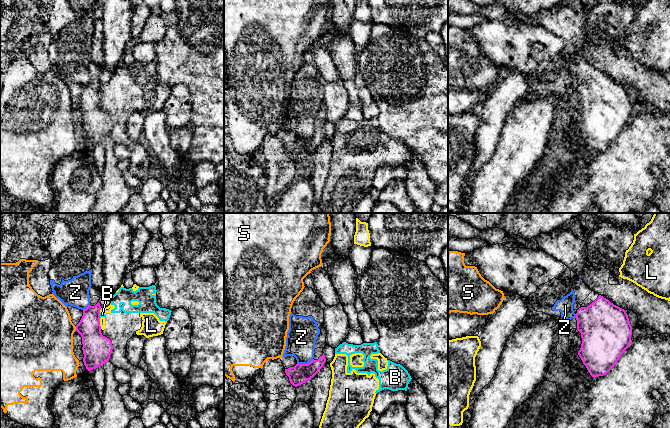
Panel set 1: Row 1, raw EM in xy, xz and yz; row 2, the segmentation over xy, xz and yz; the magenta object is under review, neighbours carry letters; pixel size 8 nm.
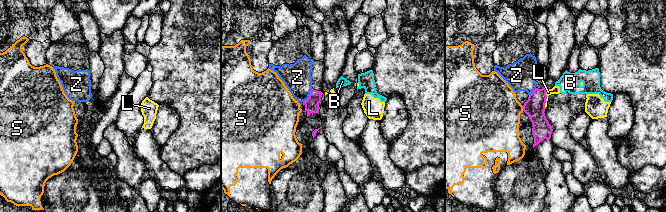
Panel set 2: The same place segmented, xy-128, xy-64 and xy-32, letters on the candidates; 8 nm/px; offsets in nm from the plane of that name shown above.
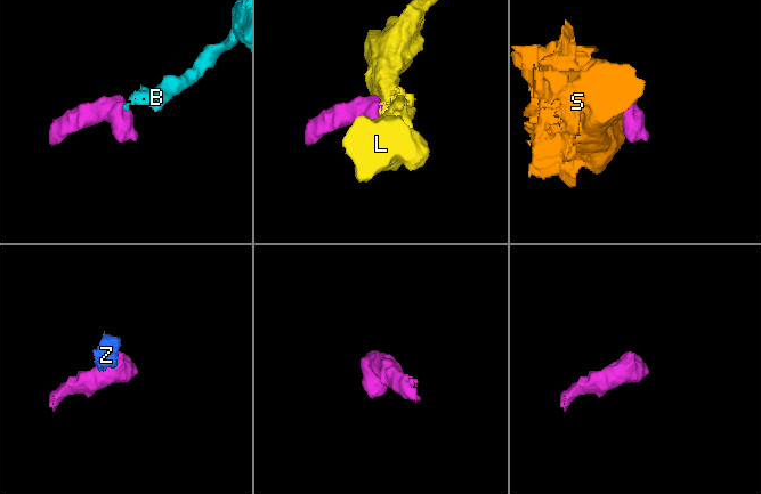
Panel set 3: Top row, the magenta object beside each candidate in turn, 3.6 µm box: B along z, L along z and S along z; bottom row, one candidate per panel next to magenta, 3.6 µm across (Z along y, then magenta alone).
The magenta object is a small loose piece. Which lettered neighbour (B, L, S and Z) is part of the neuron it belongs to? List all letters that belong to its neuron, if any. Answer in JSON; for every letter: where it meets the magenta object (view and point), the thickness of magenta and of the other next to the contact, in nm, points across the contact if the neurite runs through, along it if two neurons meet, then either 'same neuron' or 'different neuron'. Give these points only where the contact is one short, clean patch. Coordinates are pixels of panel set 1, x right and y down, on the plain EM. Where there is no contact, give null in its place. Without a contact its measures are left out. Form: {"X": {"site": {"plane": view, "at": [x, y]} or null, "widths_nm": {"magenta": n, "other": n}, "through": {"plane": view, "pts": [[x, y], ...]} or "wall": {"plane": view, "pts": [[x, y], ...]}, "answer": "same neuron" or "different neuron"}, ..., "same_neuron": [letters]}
{"B": {"site": {"plane": "xy", "at": [99, 91]}, "widths_nm": {"magenta": 200, "other": 30}, "wall": {"plane": "xy", "pts": [[101, 89], [100, 93]]}, "answer": "different neuron"}, "L": {"site": {"plane": "xy", "at": [99, 87]}, "widths_nm": {"magenta": 180, "other": 50}, "answer": "different neuron"}, "S": {"site": {"plane": "xy", "at": [76, 104]}, "widths_nm": {"magenta": 220, "other": 460}, "wall": {"plane": "xy", "pts": [[74, 102], [76, 106]]}, "answer": "different neuron"}, "Z": {"site": {"plane": "xz", "at": [305, 140]}, "widths_nm": {"magenta": 160, "other": 240}, "wall": {"plane": "xz", "pts": [[313, 135], [307, 139], [297, 140]]}, "answer": "different neuron"}, "same_neuron": []}

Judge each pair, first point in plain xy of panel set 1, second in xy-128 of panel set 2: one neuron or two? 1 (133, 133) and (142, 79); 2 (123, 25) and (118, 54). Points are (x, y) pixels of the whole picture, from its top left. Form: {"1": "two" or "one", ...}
{"1": "one", "2": "one"}

